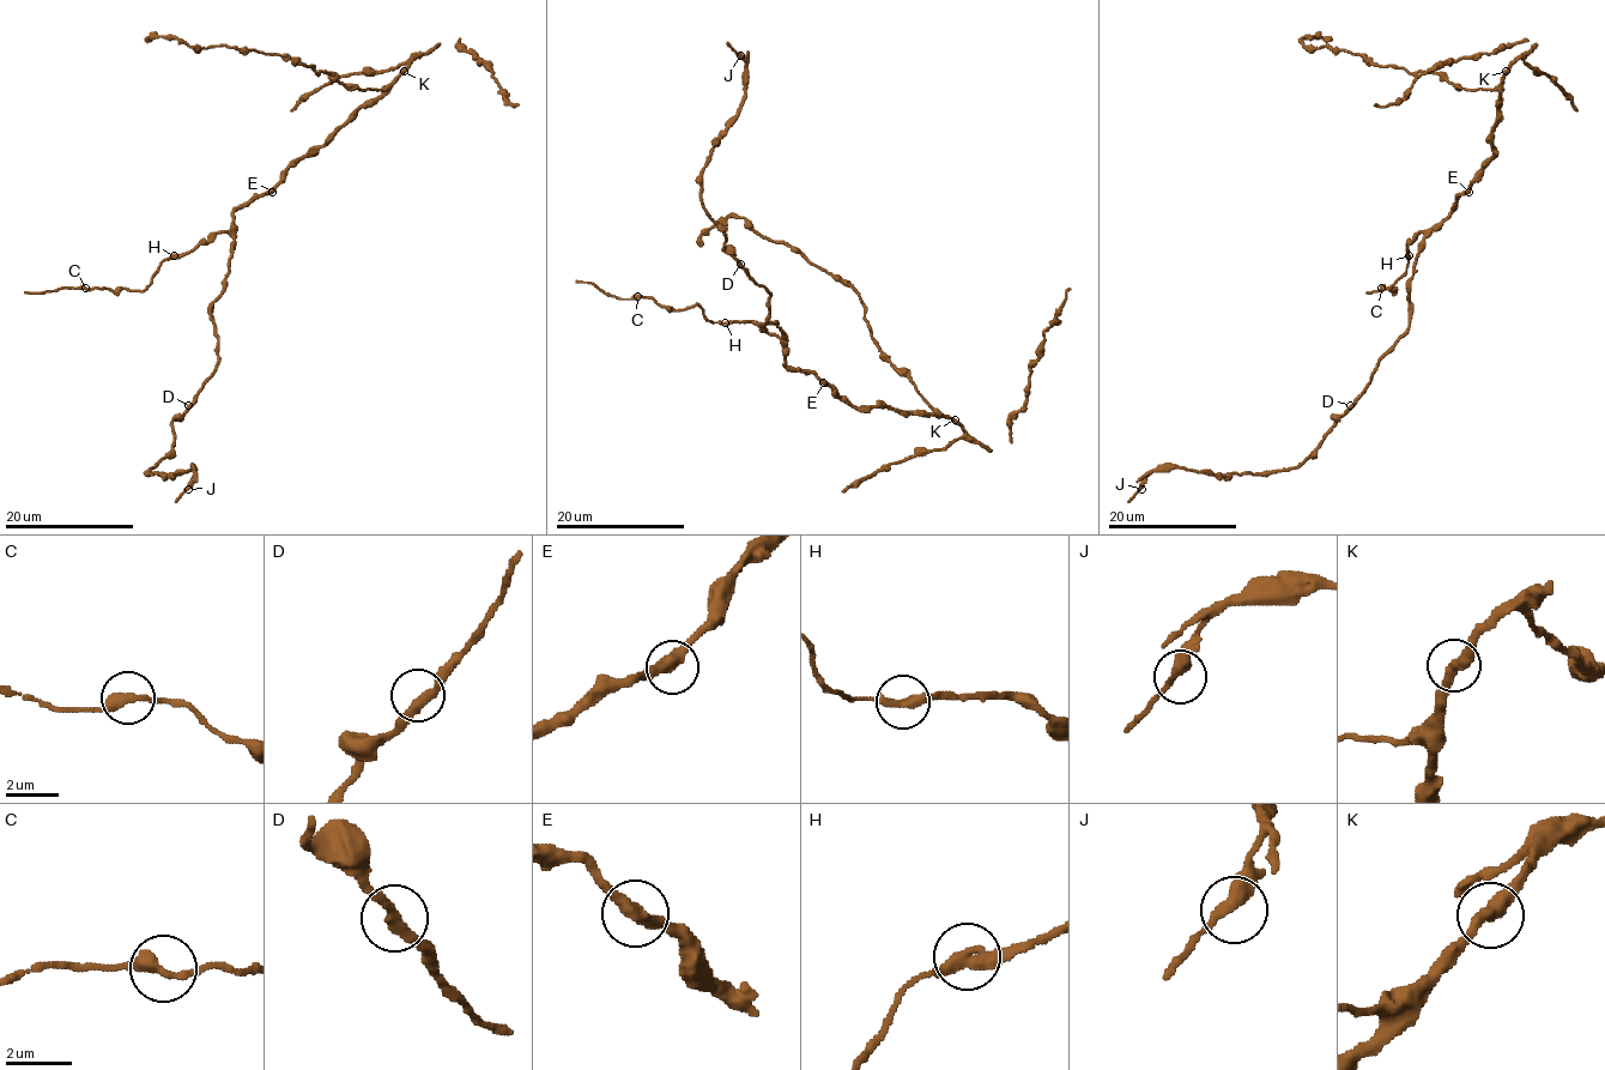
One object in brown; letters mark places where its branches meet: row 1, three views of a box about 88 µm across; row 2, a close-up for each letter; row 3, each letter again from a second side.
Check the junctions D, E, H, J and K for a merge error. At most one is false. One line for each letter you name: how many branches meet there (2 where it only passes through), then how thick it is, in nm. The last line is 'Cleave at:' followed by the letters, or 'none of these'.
H: branches 2; calibre 360 nm
Cleave at: H

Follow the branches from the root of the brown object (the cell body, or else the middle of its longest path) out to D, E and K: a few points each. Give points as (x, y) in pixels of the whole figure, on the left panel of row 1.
D: (243, 203), (234, 212), (234, 249), (225, 290), (211, 309), (217, 338), (217, 366), (188, 405)
E: (243, 203), (272, 192)
K: (243, 203), (262, 197), (291, 165), (321, 146), (404, 71)

